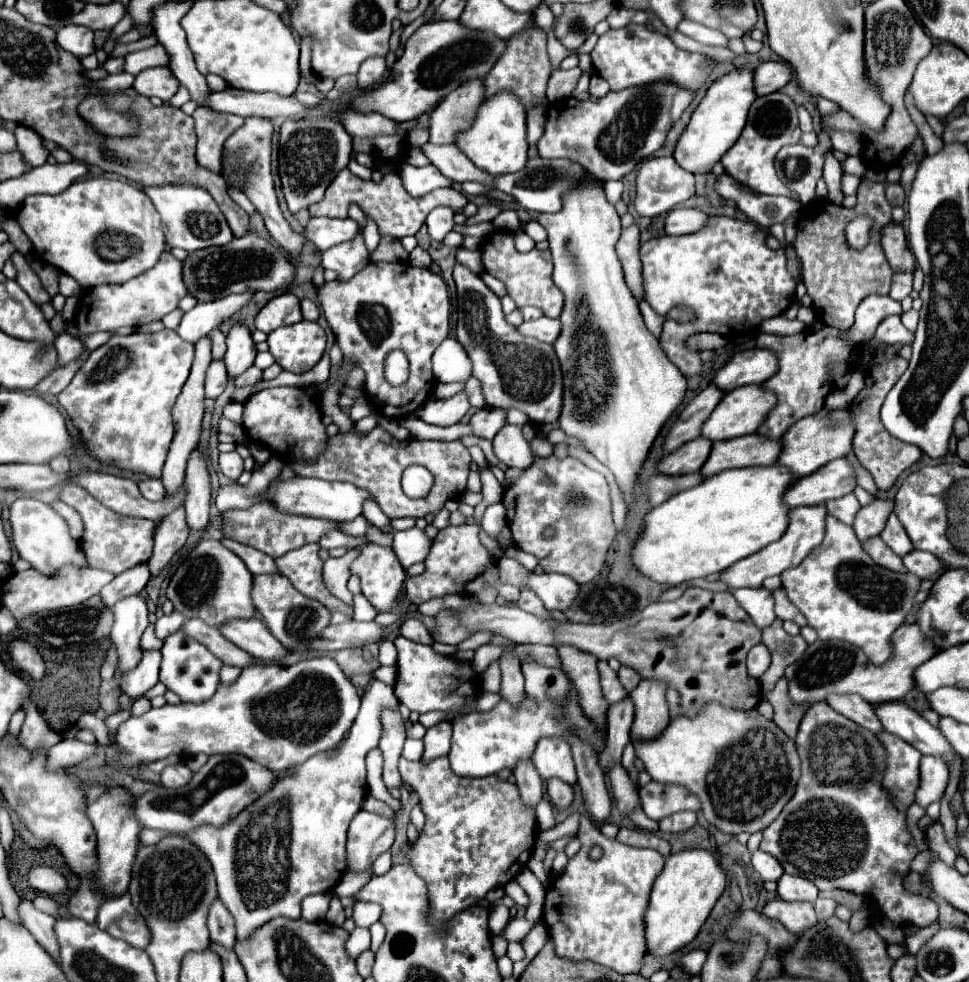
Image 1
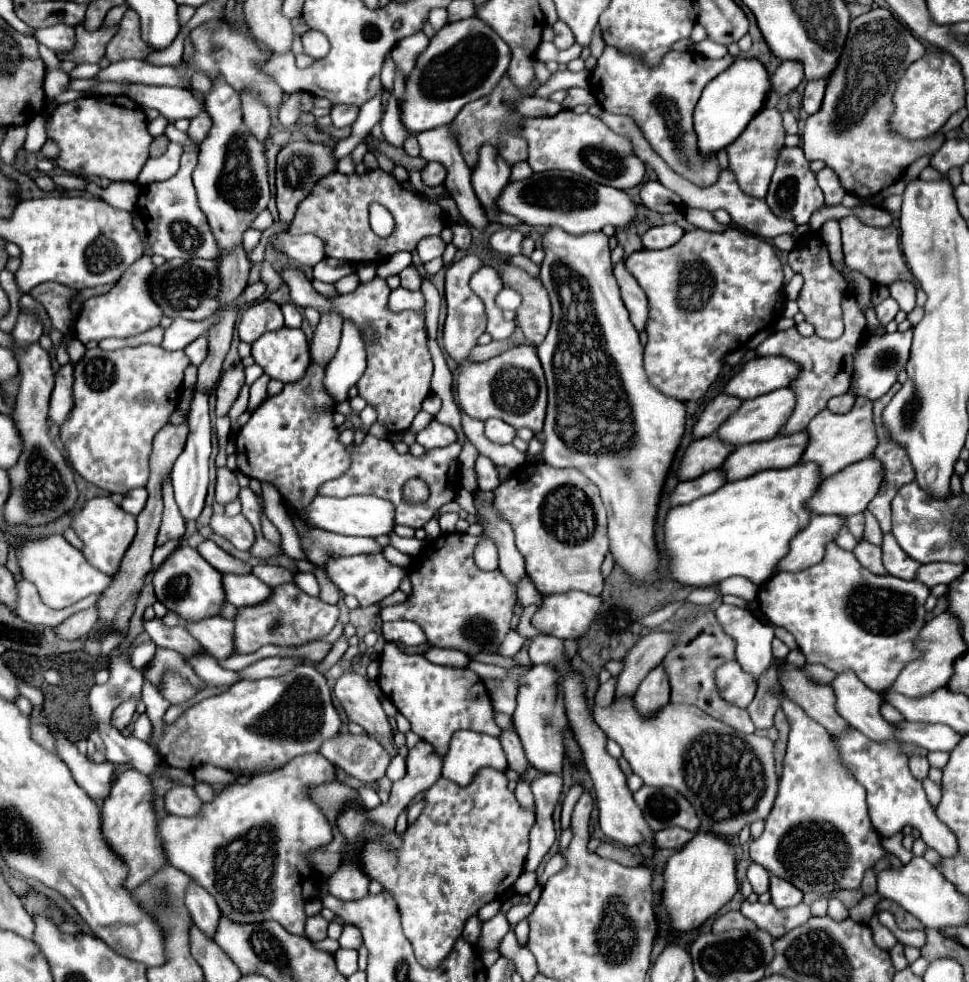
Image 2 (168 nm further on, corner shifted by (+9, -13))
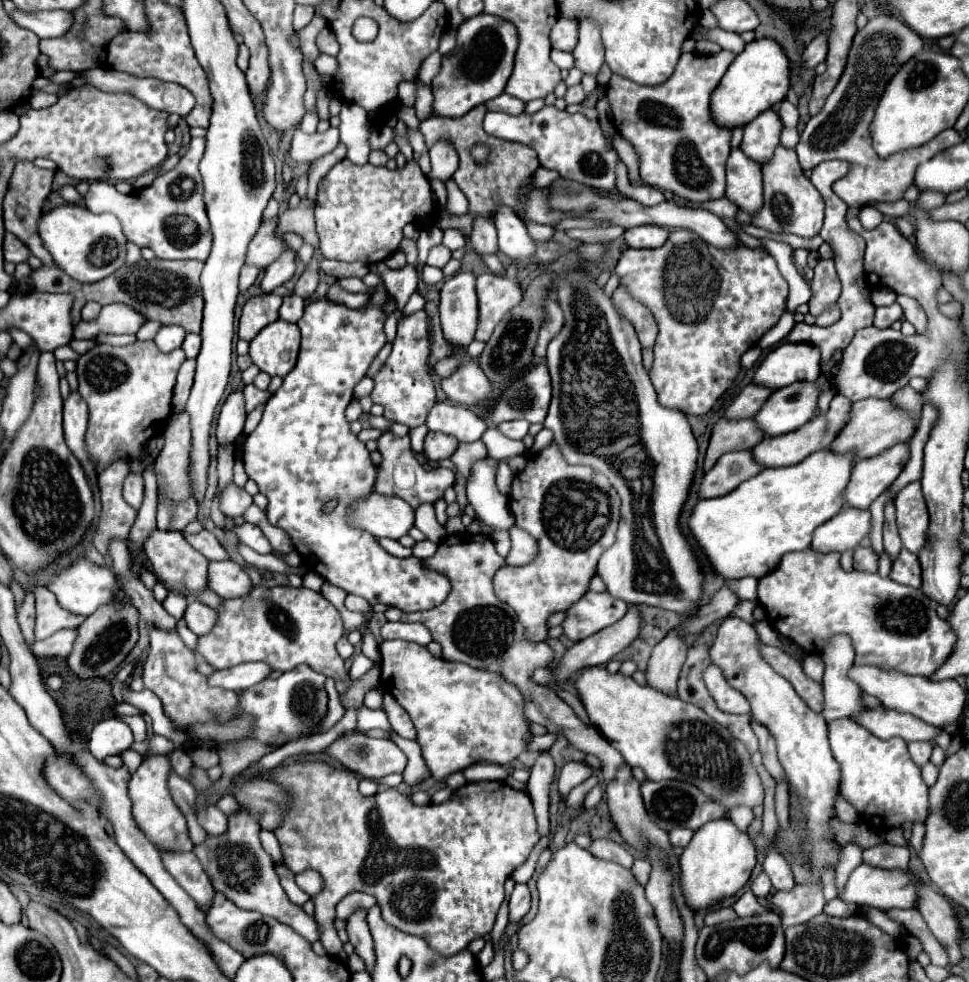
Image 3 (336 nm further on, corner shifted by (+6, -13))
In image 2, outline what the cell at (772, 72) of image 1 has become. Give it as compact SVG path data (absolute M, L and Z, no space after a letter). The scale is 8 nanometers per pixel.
M783 61L783 65L771 75L775 93L789 93L803 81L803 65L799 61Z

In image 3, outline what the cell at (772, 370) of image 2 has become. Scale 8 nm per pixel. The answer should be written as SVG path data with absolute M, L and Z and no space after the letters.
M782 343L762 359L762 363L754 373L754 383L772 387L772 391L776 391L794 381L814 381L820 375L818 361L820 361L820 351L808 343Z

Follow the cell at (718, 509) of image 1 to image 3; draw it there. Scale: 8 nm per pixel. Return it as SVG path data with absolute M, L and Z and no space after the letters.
M826 449L808 455L808 457L806 457L802 463L798 463L798 465L780 467L780 469L762 469L758 475L754 475L752 479L740 483L740 485L738 485L734 491L730 491L728 495L714 497L714 499L700 499L700 501L694 505L694 509L692 509L690 517L688 517L690 533L692 533L692 537L696 539L700 551L706 555L706 559L708 559L708 563L712 565L712 569L714 569L716 575L720 575L720 577L724 577L724 579L742 579L742 577L746 577L746 575L740 575L740 573L758 573L758 575L750 575L750 577L760 579L760 577L772 573L772 571L778 567L780 559L782 559L786 553L804 551L804 549L810 545L810 541L812 541L812 531L814 531L818 525L822 525L824 521L832 519L832 517L844 507L844 503L842 503L842 491L844 491L844 487L848 485L850 471L852 471L852 455L838 455L838 453L832 453L832 451L826 451Z

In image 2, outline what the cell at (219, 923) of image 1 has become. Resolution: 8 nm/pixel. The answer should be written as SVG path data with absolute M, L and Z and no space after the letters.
M191 879L185 891L185 907L189 909L193 923L201 927L201 931L205 931L209 937L213 937L213 929L217 927L221 913L215 899L199 883L195 883L195 879Z

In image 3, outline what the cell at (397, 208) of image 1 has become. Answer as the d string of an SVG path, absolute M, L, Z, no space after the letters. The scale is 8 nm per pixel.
M344 159L318 183L316 233L320 237L322 255L326 259L360 261L364 265L386 261L398 251L404 225L434 225L438 211L430 181L416 161L406 163L404 169L390 171L370 163L358 167Z

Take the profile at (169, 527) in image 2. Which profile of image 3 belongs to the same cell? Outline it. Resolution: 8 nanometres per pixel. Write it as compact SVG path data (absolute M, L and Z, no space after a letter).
M178 413L164 431L164 447L156 457L156 477L158 477L158 529L162 531L182 531L190 521L196 519L196 501L188 489L188 451L190 451L190 425L188 413Z

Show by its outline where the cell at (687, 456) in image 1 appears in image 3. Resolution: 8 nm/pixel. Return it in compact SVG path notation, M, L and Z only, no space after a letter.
M720 419L710 435L706 459L704 459L704 471L710 471L710 467L730 451L746 451L758 445L764 439L762 431L756 427L752 419L740 419L740 421L726 421Z

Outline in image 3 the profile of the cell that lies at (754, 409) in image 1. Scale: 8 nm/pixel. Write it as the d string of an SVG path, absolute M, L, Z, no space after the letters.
M800 381L774 391L768 397L768 403L764 403L764 407L756 413L754 421L764 431L764 435L784 435L810 421L816 407L816 383Z

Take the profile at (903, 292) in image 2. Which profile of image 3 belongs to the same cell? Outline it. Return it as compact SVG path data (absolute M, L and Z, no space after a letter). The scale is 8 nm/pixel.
M898 295L896 301L900 303L900 307L904 311L904 319L910 321L918 333L924 331L926 329L926 315L924 315L924 309L920 307L920 303L916 303L916 299L912 299L908 295Z

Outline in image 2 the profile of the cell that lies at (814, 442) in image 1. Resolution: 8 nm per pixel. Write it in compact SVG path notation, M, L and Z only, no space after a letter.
M857 397L853 409L843 415L835 415L829 409L823 409L819 415L815 415L807 427L809 433L809 445L801 457L801 461L815 461L821 467L823 477L831 477L845 469L851 463L857 463L861 459L867 459L873 455L877 447L877 435L873 425L873 403L865 397Z

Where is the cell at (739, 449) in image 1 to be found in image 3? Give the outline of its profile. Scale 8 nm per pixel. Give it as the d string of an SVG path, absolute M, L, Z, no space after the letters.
M838 393L838 395L834 395L834 399L830 403L830 411L826 415L818 415L816 419L810 419L804 427L800 427L796 431L790 431L790 433L778 435L778 437L766 437L766 439L762 439L752 449L752 455L756 457L758 465L762 465L762 467L788 467L788 465L796 465L796 463L804 461L810 453L826 449L832 443L832 439L838 435L840 427L848 419L850 407L852 407L850 399L844 399L844 395Z

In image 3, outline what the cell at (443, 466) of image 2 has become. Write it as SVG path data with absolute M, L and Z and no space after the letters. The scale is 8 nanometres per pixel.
M386 431L378 439L378 451L382 455L382 463L378 465L374 491L382 493L382 495L396 495L396 497L404 499L408 505L412 505L412 509L418 509L424 503L436 503L438 499L444 497L444 491L448 487L452 487L456 481L456 475L452 469L434 467L434 469L426 471L414 457L408 437L394 437L392 433Z

